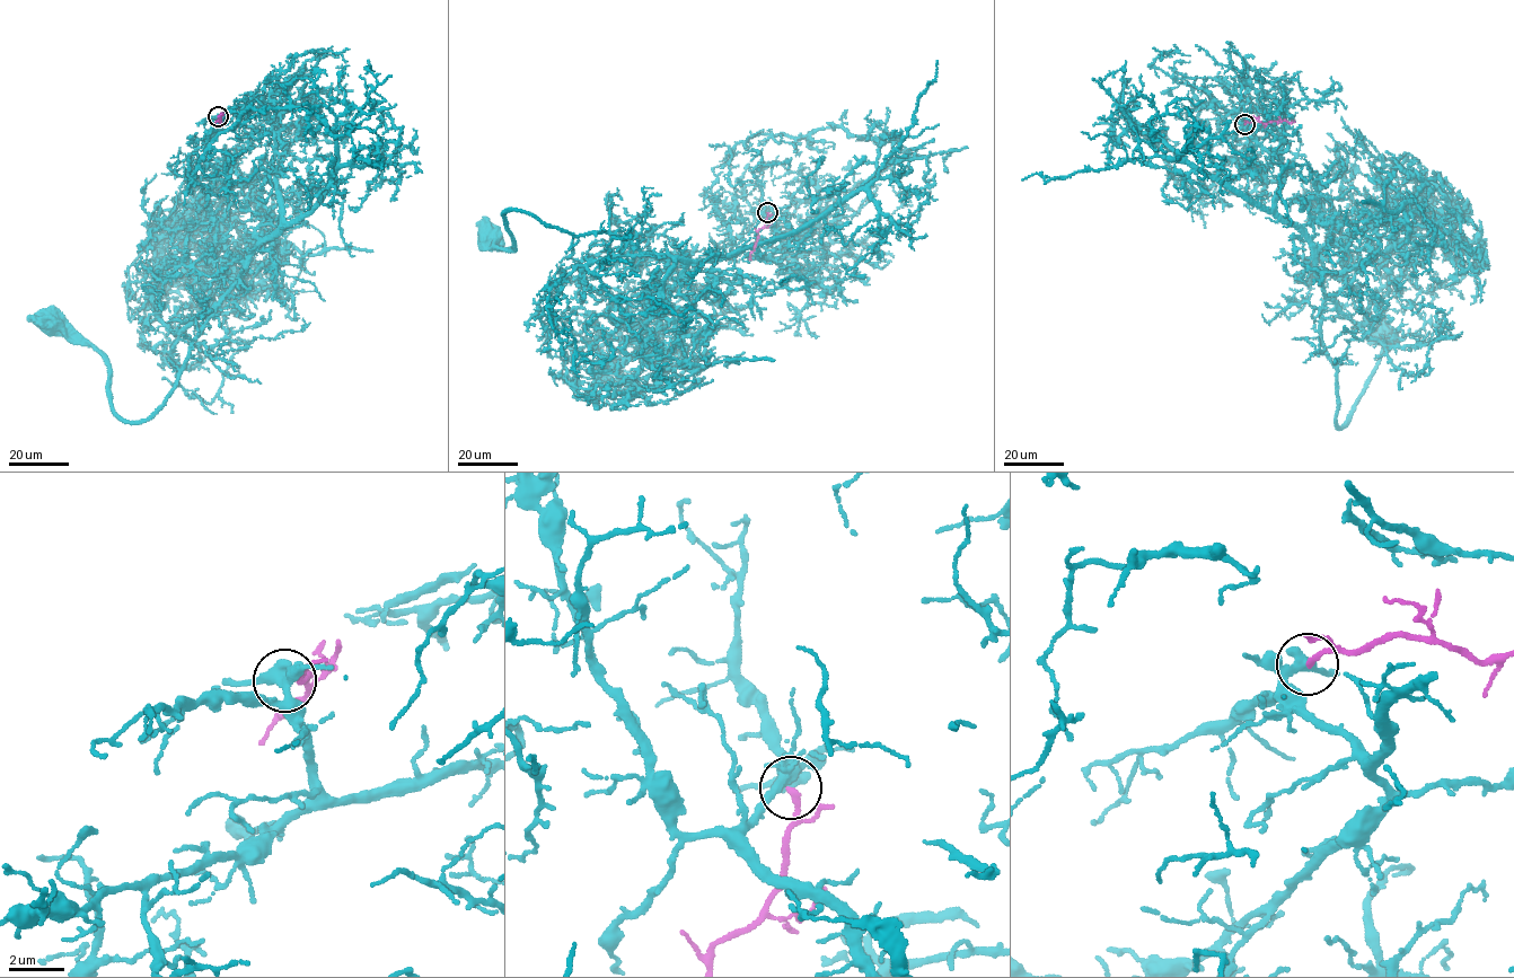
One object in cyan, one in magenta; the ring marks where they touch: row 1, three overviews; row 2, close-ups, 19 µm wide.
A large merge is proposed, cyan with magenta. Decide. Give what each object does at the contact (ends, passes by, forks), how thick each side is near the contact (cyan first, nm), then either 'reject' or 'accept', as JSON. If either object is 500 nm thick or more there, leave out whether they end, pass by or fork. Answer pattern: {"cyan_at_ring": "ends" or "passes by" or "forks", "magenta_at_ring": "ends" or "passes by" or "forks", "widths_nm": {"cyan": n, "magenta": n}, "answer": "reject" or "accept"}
{"cyan_at_ring": "forks", "magenta_at_ring": "ends", "widths_nm": {"cyan": 360, "magenta": 200}, "answer": "reject"}

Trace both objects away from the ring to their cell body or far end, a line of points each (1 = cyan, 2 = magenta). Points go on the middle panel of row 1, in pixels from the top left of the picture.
1: (767, 212), (789, 266), (749, 247), (643, 253), (520, 210), (503, 213), (511, 248), (491, 236)
2: (767, 212), (766, 222), (758, 230), (751, 260)

